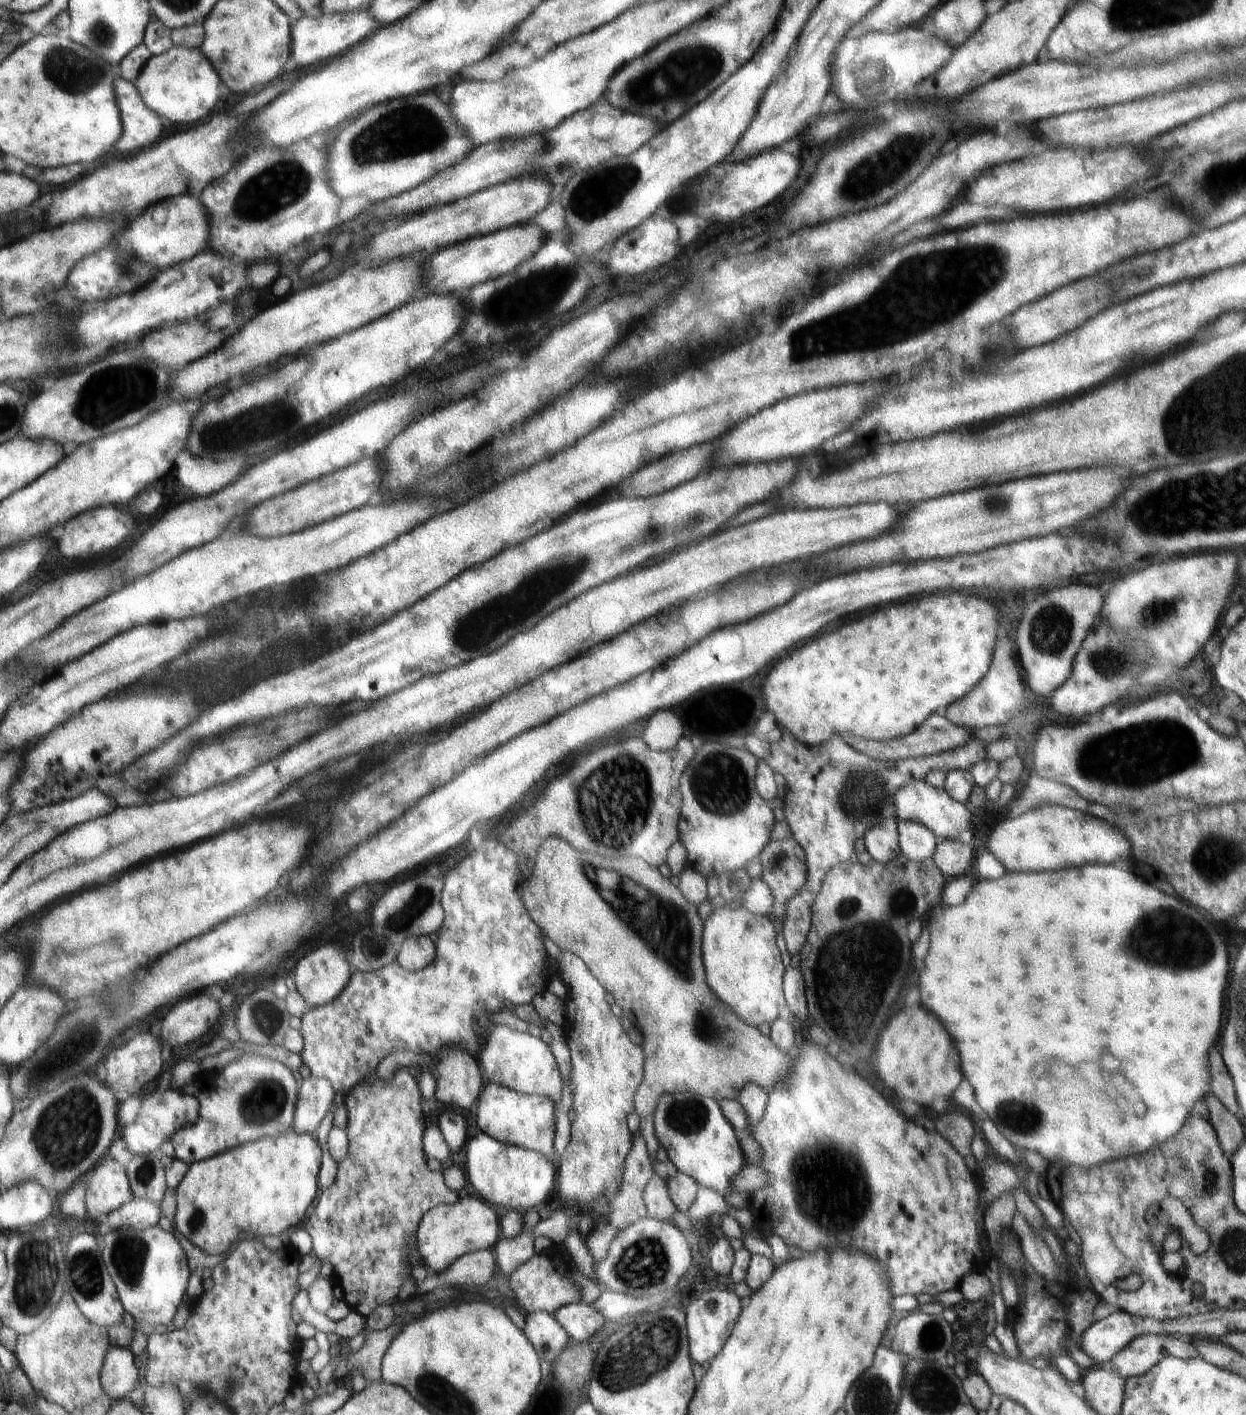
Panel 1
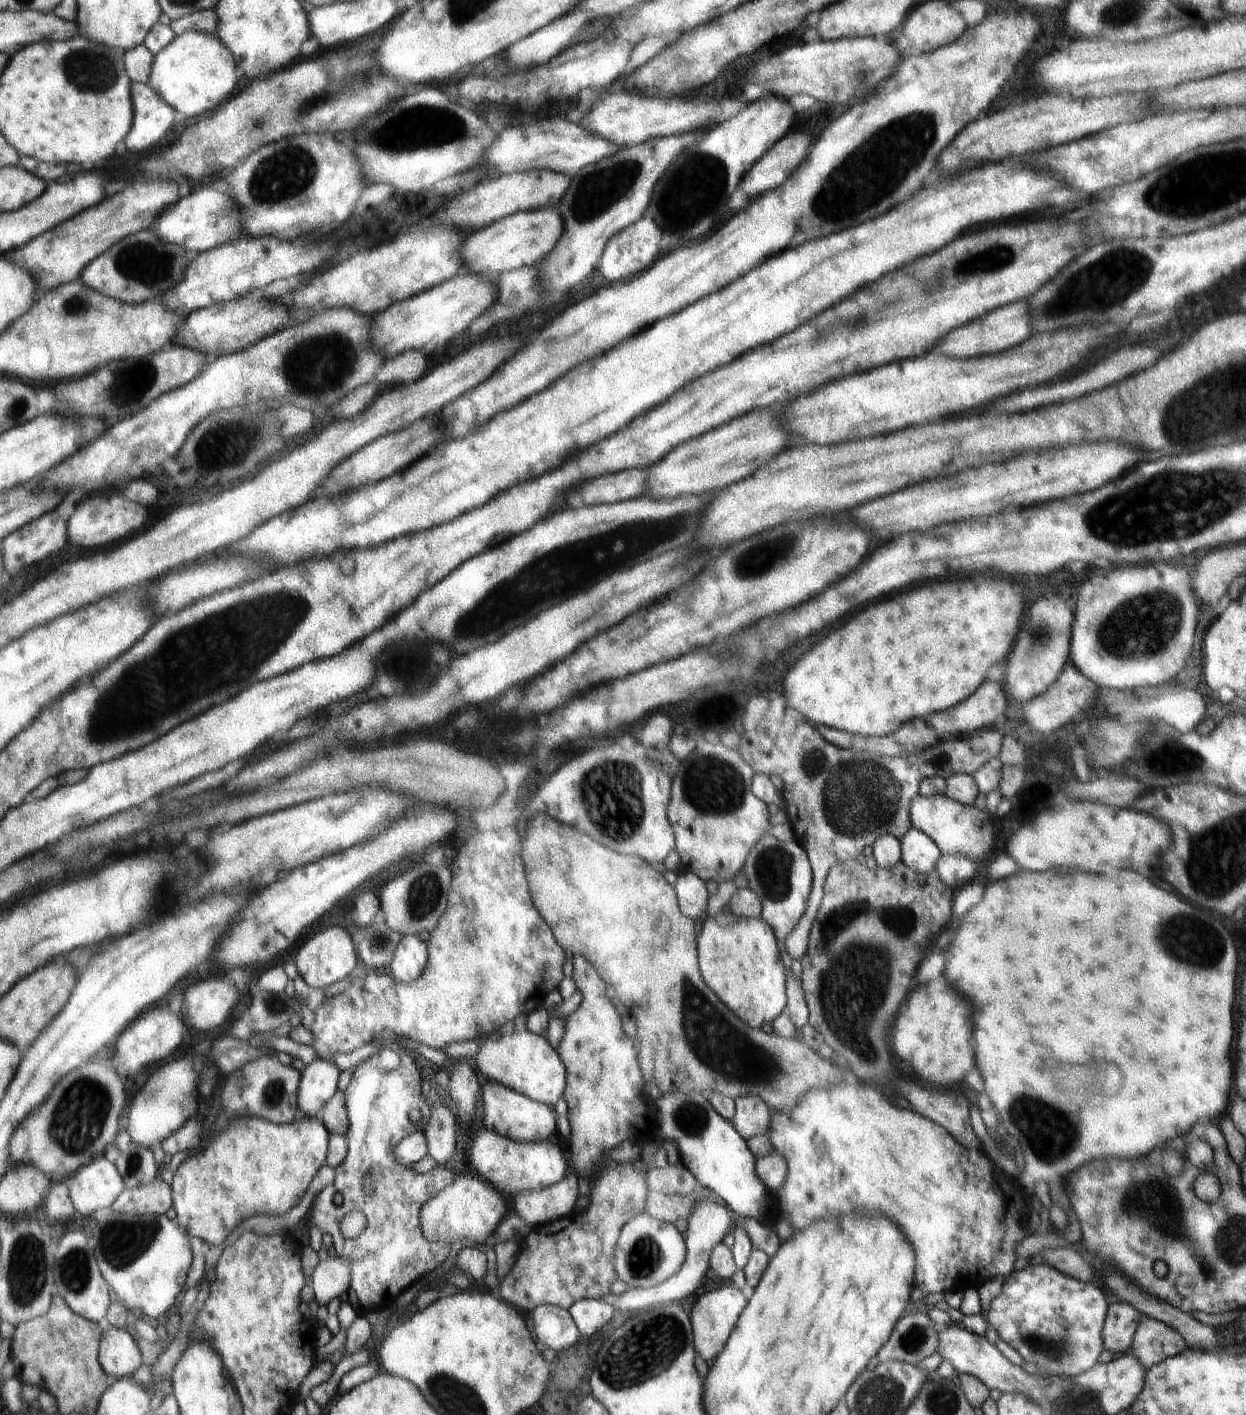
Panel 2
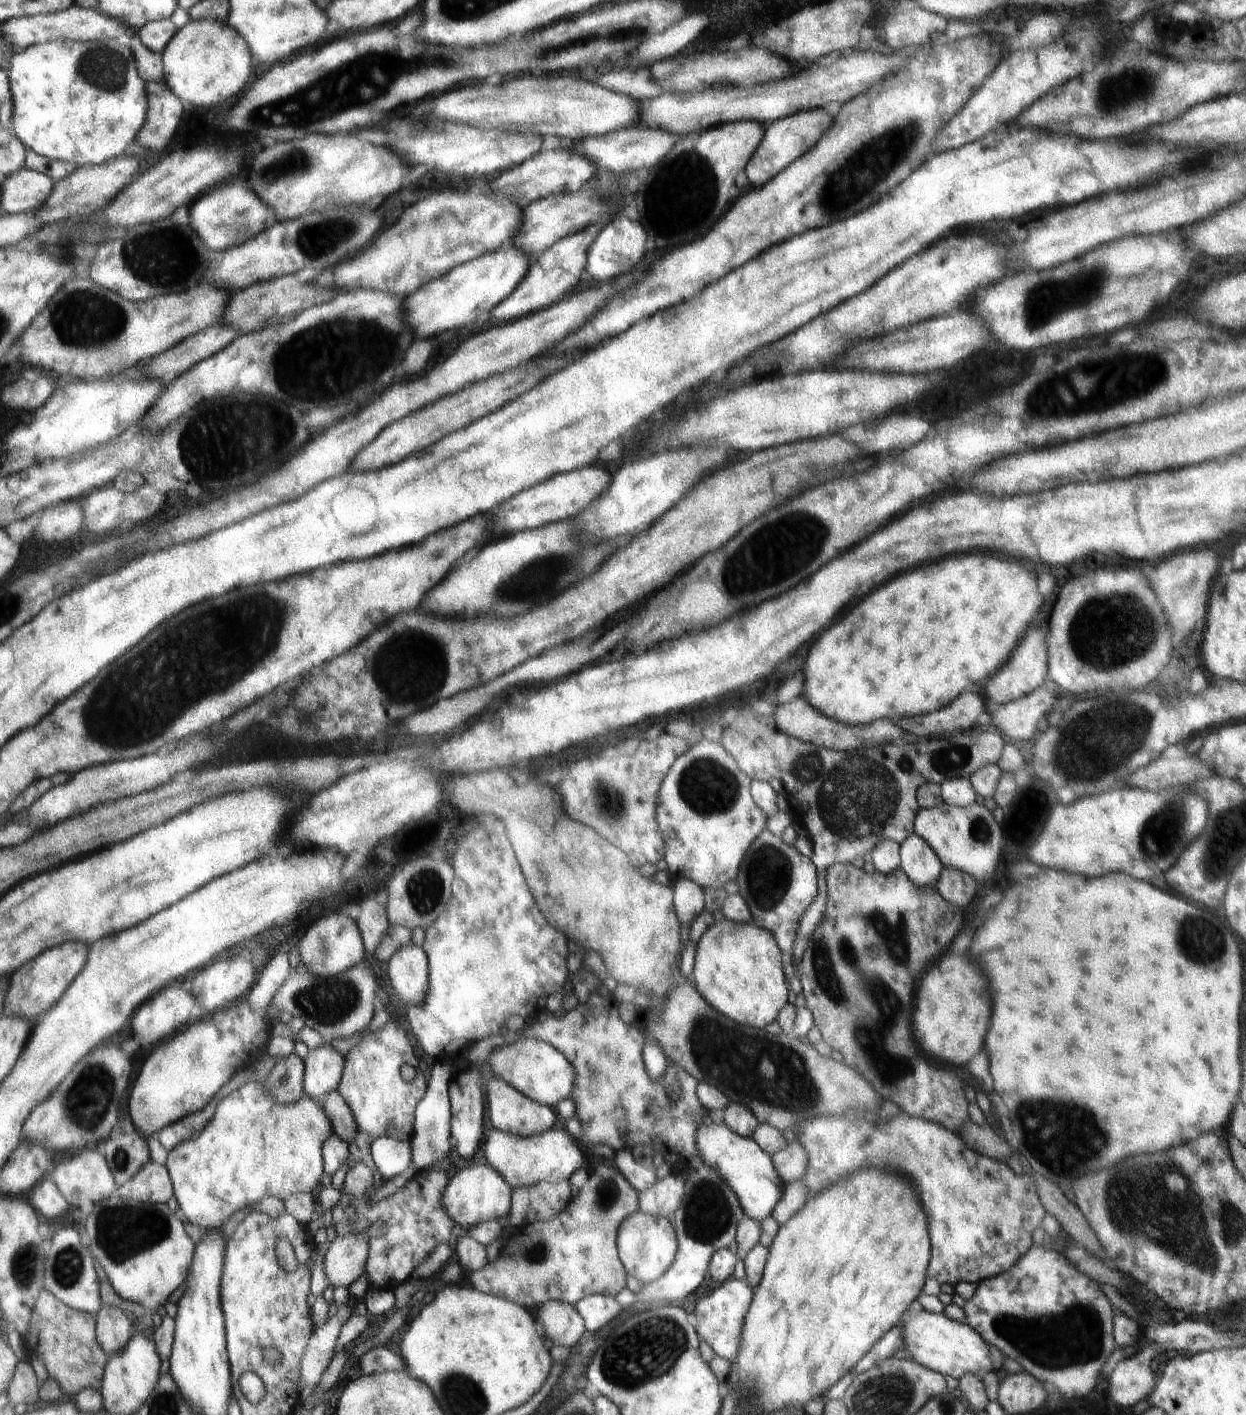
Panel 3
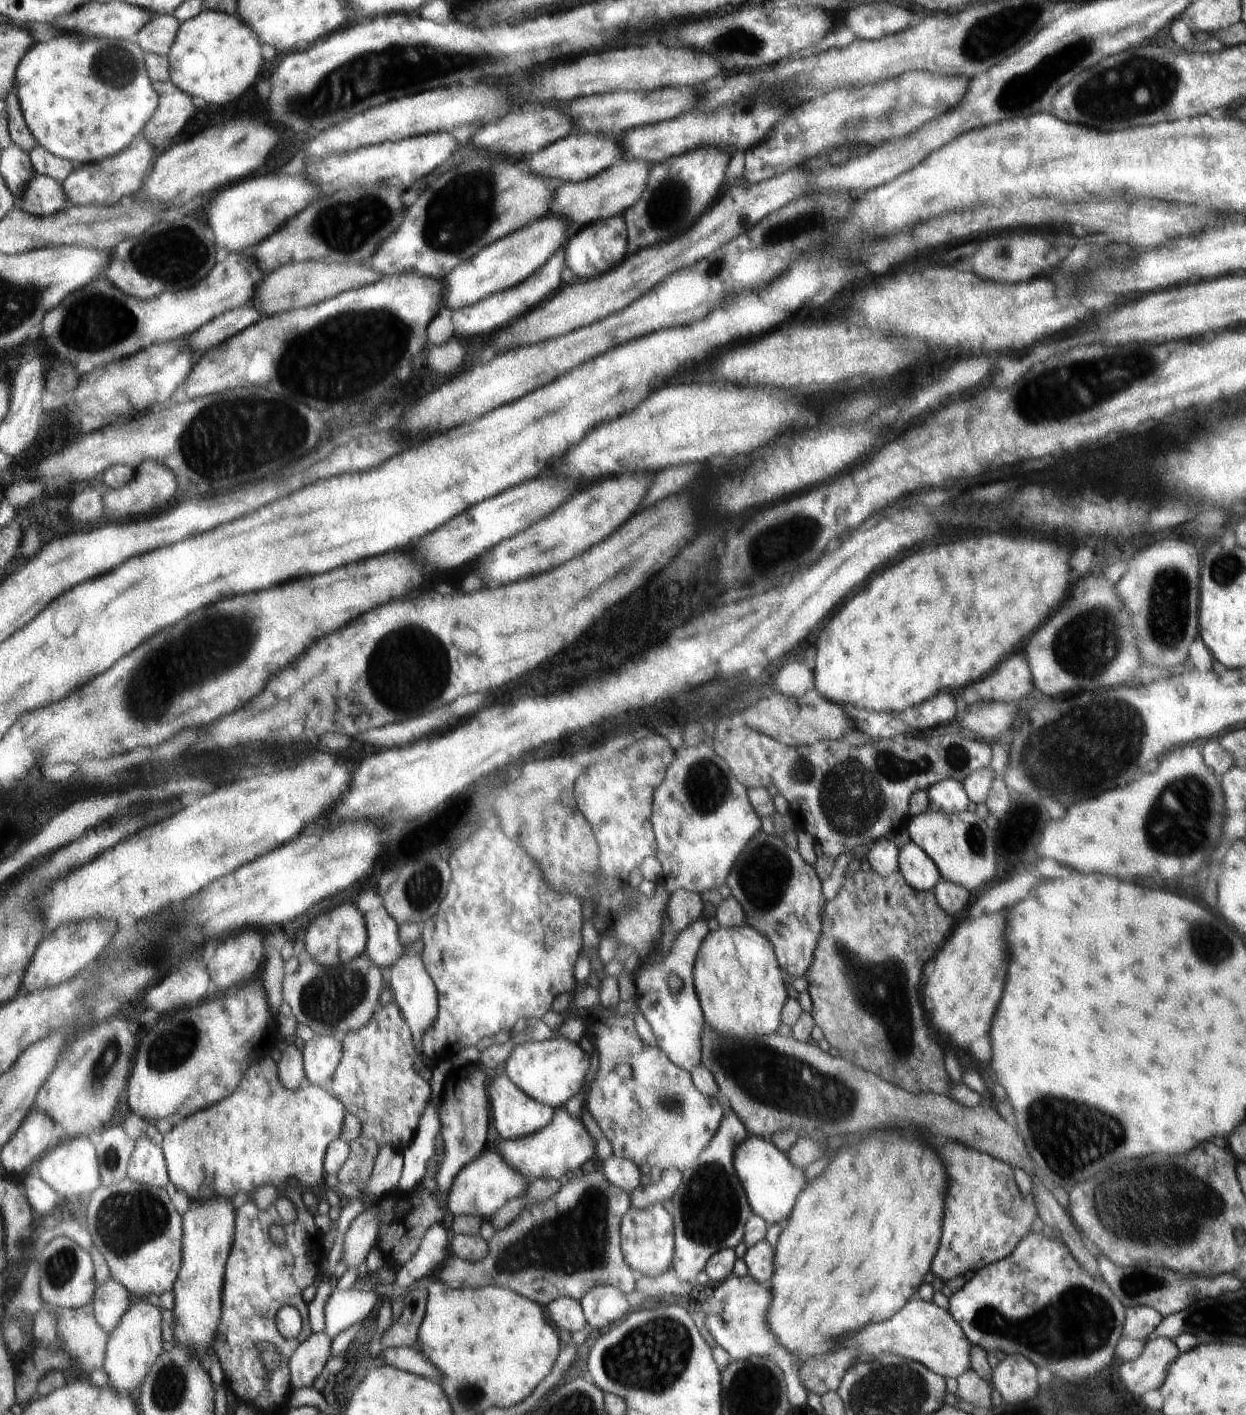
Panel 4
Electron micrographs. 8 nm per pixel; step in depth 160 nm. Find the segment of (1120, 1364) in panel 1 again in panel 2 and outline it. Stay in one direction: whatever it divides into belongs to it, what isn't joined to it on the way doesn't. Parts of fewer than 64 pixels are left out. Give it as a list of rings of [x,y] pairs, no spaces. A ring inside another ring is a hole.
[[[1144,1315],[1144,1318],[1140,1318],[1140,1322],[1136,1324],[1134,1345],[1130,1353],[1135,1355],[1140,1360],[1140,1366],[1144,1366],[1144,1370],[1148,1371],[1152,1366],[1156,1366],[1160,1362],[1182,1354],[1186,1348],[1184,1338],[1174,1328],[1170,1328],[1170,1326]]]

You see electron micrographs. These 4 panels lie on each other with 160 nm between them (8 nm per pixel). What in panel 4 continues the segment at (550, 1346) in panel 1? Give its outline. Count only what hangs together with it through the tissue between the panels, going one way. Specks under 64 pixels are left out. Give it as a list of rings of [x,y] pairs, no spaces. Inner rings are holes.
[[[560,1297],[548,1304],[548,1312],[553,1324],[558,1326],[567,1337],[586,1328],[581,1301]]]

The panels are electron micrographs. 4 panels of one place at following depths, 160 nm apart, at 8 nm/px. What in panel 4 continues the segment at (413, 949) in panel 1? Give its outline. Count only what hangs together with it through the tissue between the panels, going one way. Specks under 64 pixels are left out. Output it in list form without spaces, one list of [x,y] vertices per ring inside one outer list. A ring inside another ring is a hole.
[[[411,948],[407,949],[406,953],[394,965],[390,966],[390,972],[391,976],[388,981],[393,1000],[399,1002],[400,1010],[403,1011],[404,1018],[407,1018],[407,1025],[411,1026],[412,1034],[420,1043],[427,1030],[435,1024],[438,1016],[439,993],[434,979],[427,970],[421,954]]]

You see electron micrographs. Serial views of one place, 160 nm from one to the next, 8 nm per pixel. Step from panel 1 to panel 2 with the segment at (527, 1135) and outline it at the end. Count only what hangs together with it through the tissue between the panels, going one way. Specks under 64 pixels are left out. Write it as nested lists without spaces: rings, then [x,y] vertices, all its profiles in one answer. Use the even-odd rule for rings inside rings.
[[[489,1081],[484,1086],[483,1098],[479,1105],[484,1108],[484,1124],[487,1130],[495,1131],[506,1138],[515,1139],[519,1142],[544,1142],[550,1139],[550,1134],[556,1130],[556,1120],[552,1108],[548,1108],[546,1103],[537,1102],[527,1098],[524,1094],[519,1094],[510,1087],[503,1086],[502,1083]]]

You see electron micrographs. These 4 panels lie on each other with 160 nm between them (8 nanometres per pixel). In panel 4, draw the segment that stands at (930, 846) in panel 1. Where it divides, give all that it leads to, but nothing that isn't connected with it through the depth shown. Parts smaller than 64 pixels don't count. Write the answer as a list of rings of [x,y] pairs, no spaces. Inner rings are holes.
[[[911,840],[899,848],[899,868],[907,882],[919,891],[932,891],[942,878],[935,861]]]

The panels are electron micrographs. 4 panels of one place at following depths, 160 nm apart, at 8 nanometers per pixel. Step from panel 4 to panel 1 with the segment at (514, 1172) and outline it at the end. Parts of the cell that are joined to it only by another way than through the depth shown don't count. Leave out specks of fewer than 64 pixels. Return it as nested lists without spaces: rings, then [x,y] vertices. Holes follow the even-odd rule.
[[[467,1196],[453,1205],[432,1207],[421,1216],[416,1231],[417,1252],[425,1263],[428,1275],[443,1273],[458,1258],[466,1253],[486,1250],[498,1240],[498,1218],[486,1200]]]

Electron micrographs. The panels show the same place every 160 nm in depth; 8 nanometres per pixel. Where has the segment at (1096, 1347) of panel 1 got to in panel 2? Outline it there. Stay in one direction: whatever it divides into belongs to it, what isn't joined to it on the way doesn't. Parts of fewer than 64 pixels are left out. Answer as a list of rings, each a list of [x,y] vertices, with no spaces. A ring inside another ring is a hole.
[[[1112,1304],[1112,1312],[1107,1315],[1103,1328],[1104,1342],[1108,1342],[1108,1350],[1114,1356],[1124,1355],[1131,1351],[1134,1345],[1136,1324],[1144,1318],[1138,1310],[1128,1304]]]

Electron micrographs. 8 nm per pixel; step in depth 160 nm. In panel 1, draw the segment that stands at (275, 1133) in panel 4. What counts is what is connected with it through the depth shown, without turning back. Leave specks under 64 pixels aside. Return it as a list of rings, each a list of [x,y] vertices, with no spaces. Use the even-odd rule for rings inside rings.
[[[292,1128],[285,1135],[264,1137],[258,1142],[238,1145],[215,1157],[195,1162],[189,1166],[185,1178],[176,1188],[178,1208],[175,1227],[210,1254],[228,1253],[232,1244],[246,1237],[246,1232],[254,1232],[254,1236],[262,1238],[295,1228],[302,1222],[318,1194],[318,1168],[322,1152],[316,1141],[315,1135],[300,1133]]]

